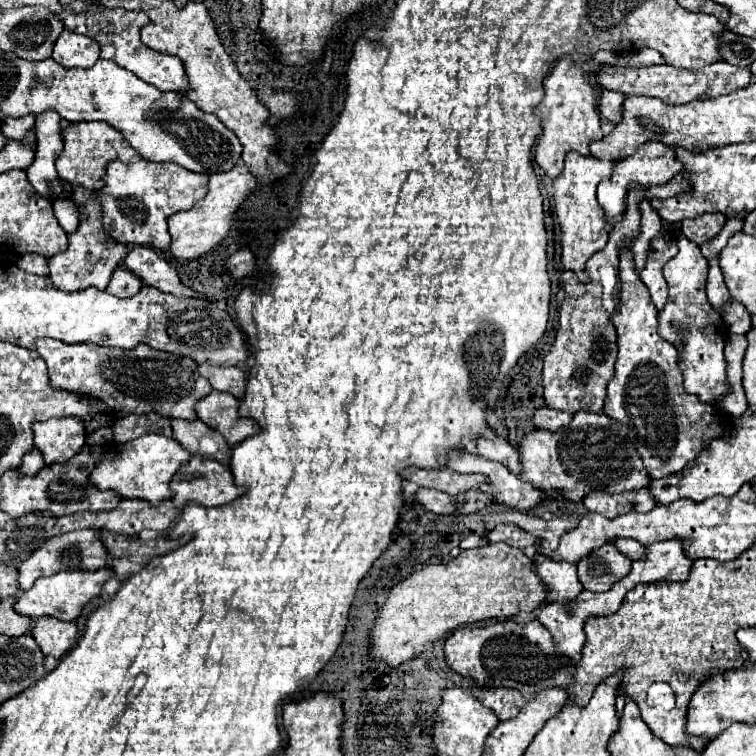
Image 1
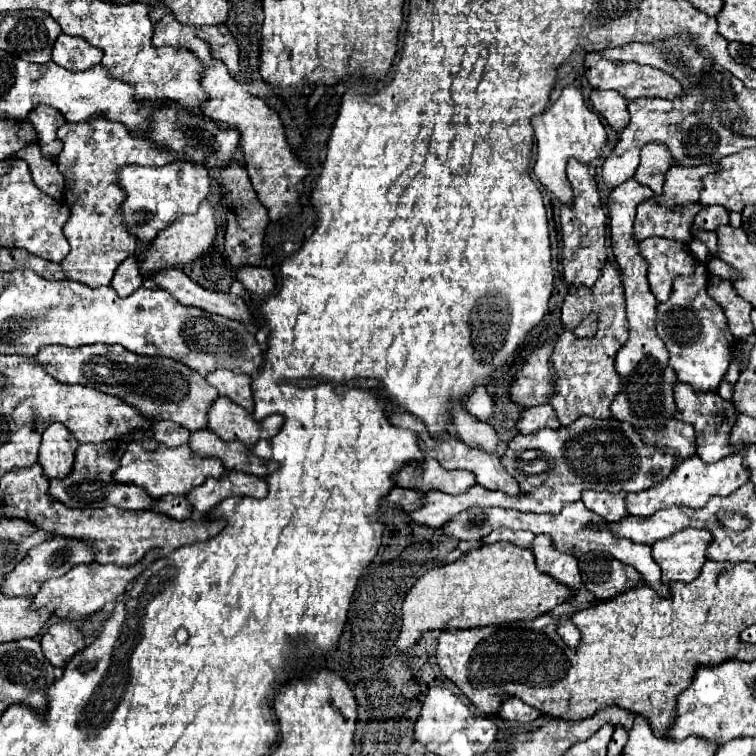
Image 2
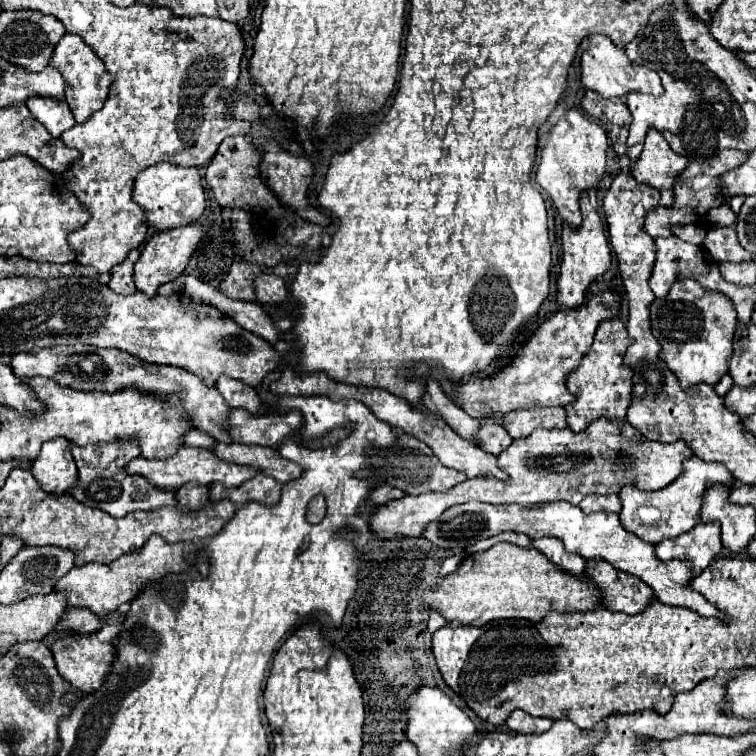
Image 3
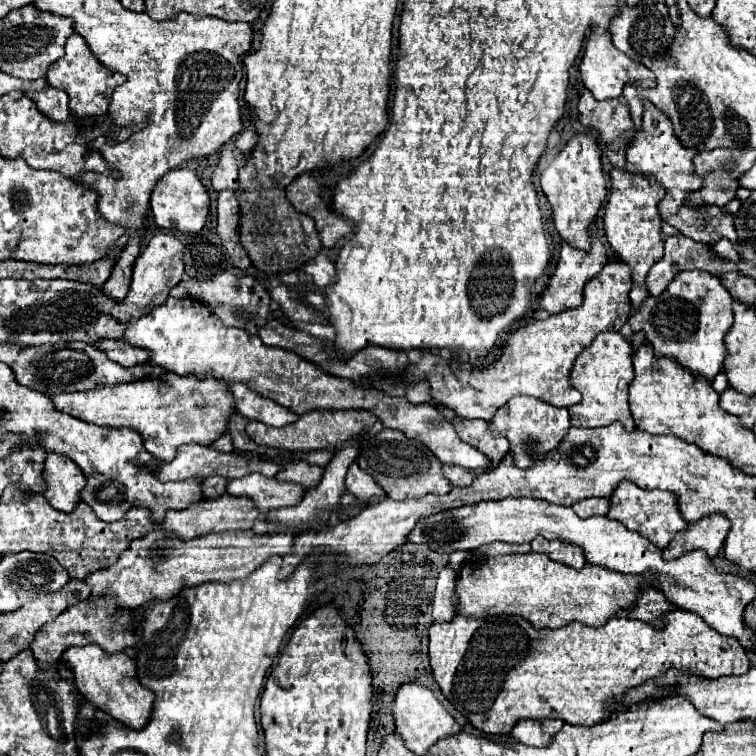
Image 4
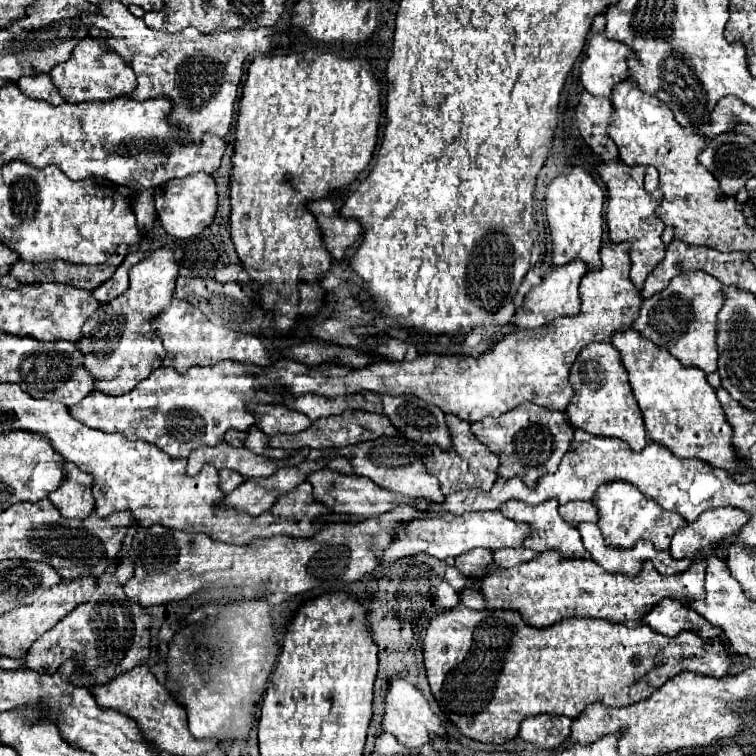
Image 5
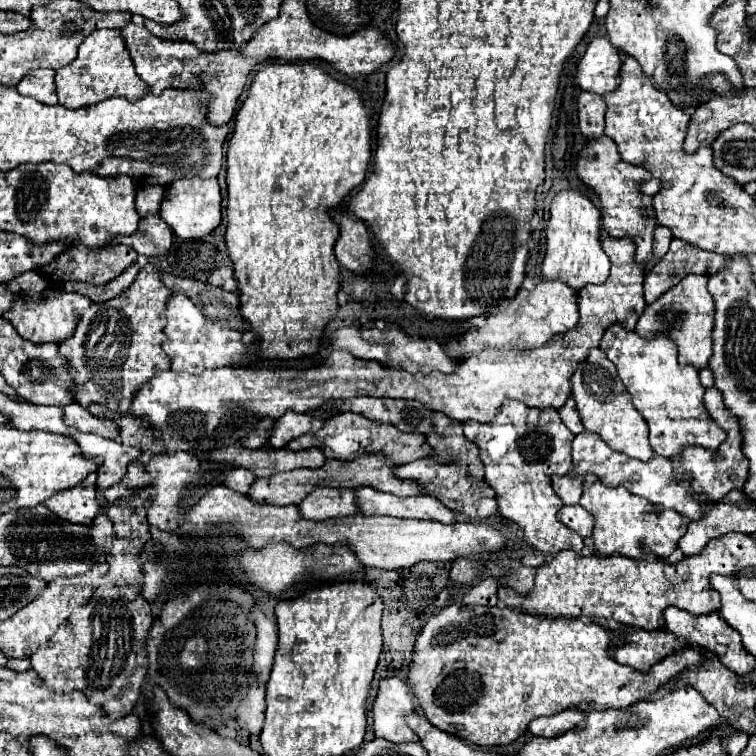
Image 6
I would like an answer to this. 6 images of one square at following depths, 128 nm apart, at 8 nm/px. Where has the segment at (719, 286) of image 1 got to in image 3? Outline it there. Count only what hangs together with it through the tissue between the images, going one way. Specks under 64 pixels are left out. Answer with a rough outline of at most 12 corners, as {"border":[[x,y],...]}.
{"border":[[676,226],[678,238],[702,245],[707,231],[700,226]]}

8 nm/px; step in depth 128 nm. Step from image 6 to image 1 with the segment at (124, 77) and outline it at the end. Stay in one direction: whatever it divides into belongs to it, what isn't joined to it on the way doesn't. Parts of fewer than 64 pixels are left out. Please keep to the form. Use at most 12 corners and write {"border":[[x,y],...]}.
{"border":[[64,30],[52,58],[88,68],[100,58],[94,38]]}

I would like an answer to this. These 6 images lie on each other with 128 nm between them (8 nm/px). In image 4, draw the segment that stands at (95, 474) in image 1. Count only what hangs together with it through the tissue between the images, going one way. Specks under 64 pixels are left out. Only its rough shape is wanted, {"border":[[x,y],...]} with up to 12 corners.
{"border":[[200,444],[180,446],[162,462],[156,478],[274,476],[278,466],[224,454]]}

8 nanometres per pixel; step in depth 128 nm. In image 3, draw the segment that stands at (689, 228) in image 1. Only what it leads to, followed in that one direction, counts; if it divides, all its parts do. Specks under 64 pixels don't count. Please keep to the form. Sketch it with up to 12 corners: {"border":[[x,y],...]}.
{"border":[[728,204],[708,210],[706,220],[712,226],[732,226],[736,214]]}

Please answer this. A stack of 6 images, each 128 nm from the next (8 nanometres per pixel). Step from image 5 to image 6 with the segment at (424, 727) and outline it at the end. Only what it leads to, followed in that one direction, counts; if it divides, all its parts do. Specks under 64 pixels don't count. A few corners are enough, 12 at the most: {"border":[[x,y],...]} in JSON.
{"border":[[396,676],[382,678],[372,708],[374,734],[420,742],[404,720],[414,696]]}

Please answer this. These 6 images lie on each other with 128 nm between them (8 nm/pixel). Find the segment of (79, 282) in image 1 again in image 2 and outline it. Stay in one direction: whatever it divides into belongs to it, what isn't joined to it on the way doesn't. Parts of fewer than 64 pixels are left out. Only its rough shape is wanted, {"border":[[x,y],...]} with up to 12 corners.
{"border":[[112,120],[66,122],[68,280],[110,286],[136,250],[118,214],[122,164],[172,156]]}

